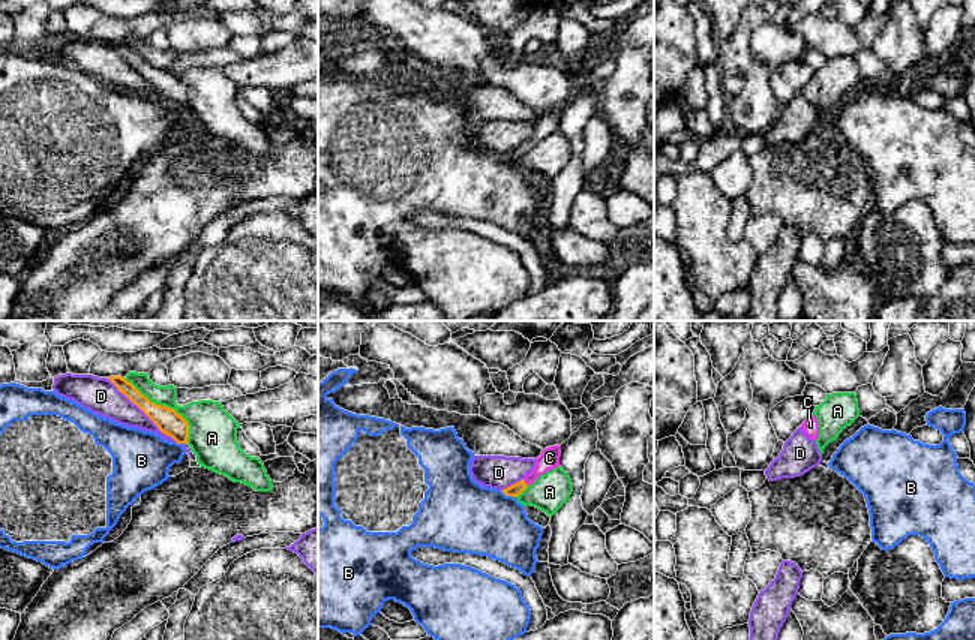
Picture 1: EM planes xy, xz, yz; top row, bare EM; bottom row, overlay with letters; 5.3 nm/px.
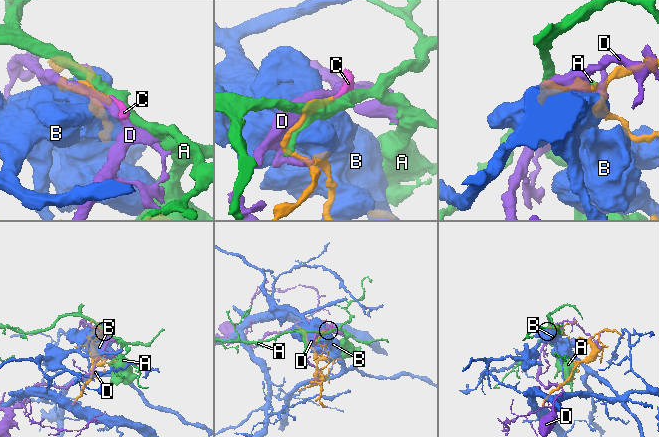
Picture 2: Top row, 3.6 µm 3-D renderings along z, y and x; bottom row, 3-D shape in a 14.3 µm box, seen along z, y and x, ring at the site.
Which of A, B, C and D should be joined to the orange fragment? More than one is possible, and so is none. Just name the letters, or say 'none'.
C

